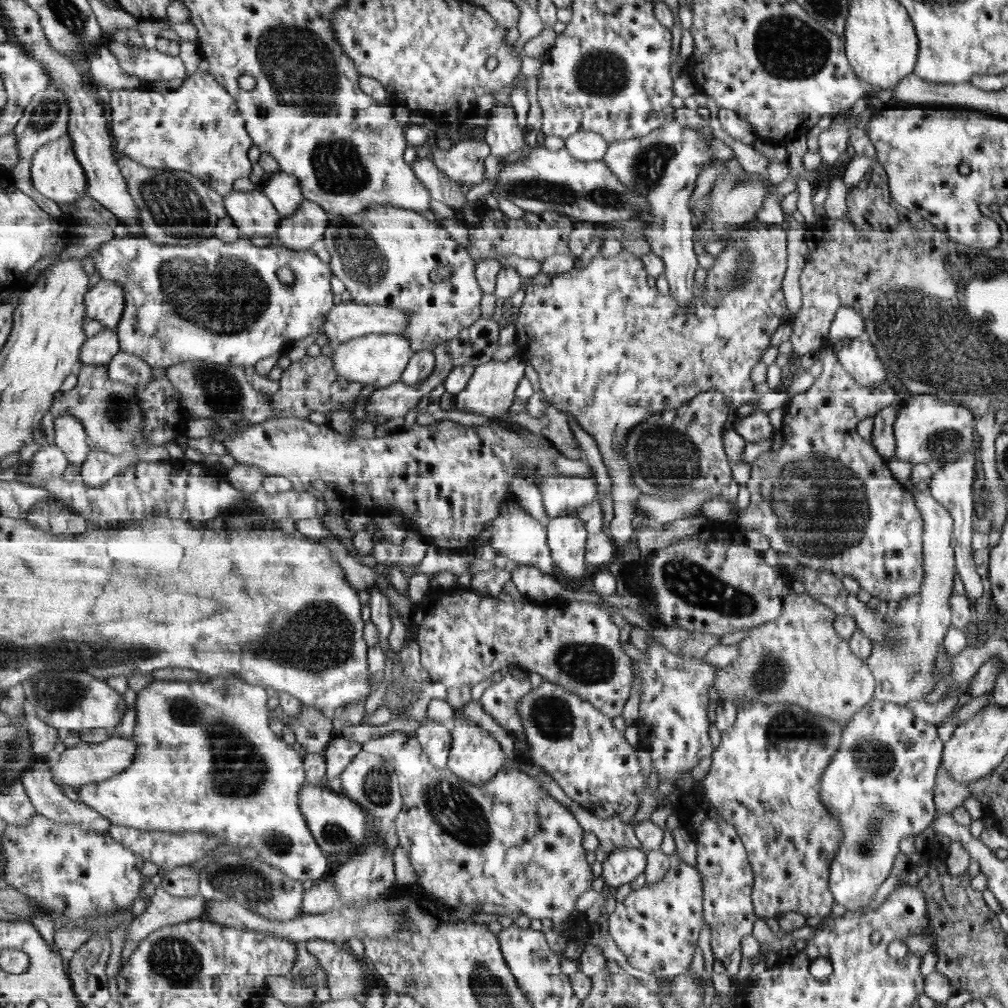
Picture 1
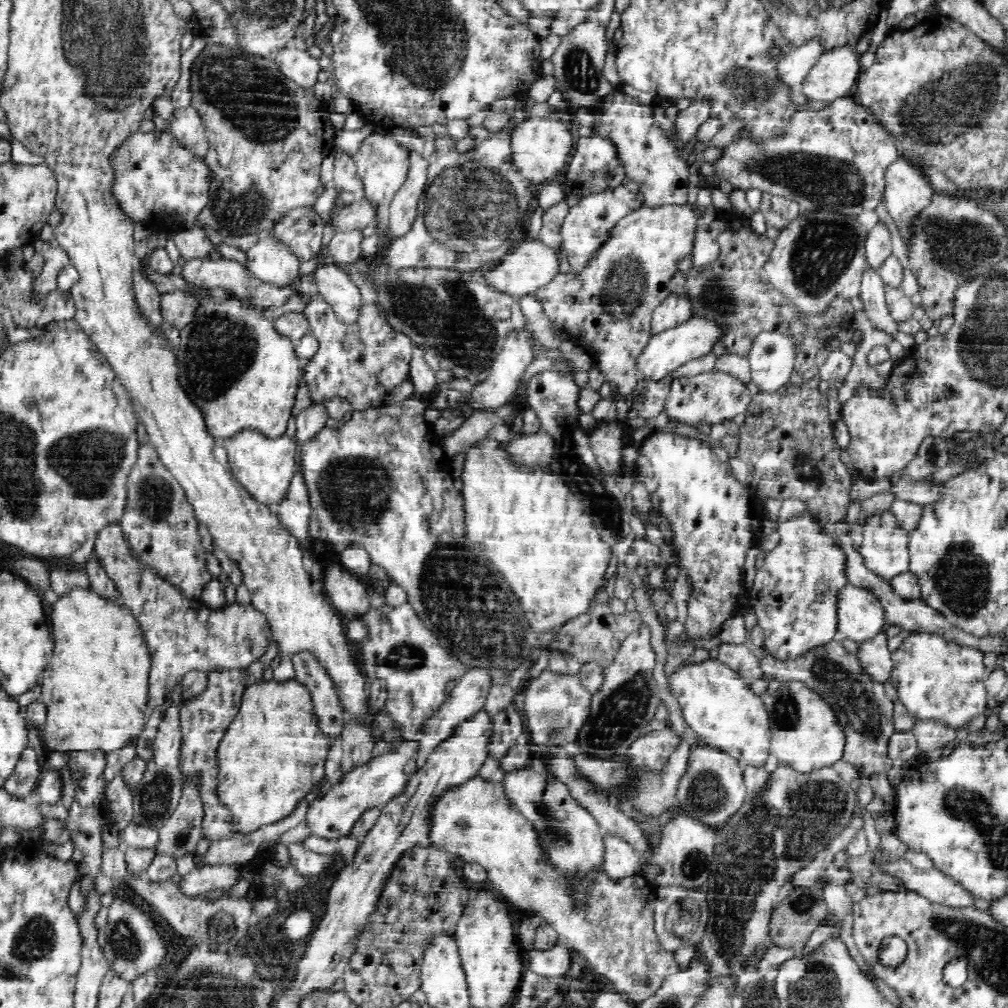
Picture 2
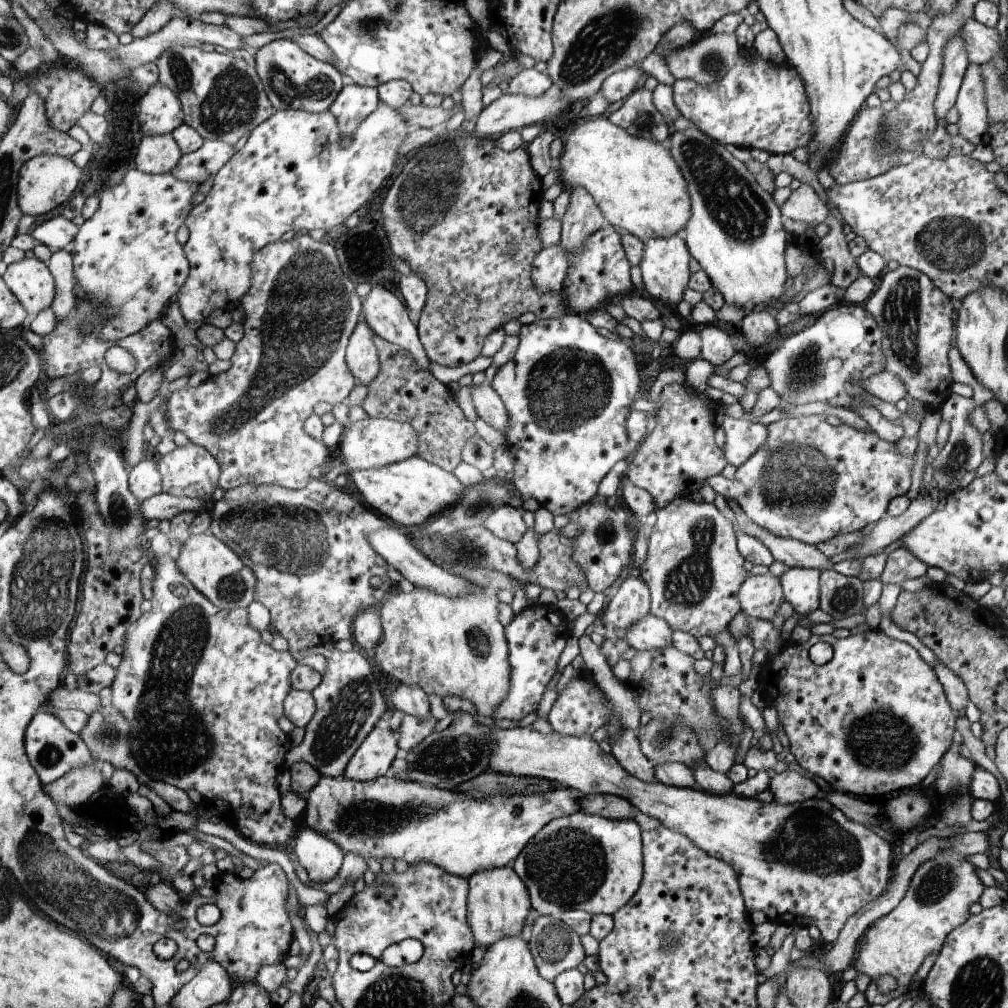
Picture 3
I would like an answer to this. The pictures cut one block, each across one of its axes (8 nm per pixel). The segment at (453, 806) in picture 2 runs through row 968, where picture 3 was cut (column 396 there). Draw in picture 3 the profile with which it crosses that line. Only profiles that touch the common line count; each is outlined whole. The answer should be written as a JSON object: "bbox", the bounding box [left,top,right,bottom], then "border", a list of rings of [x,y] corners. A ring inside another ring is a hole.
{"bbox":[375,588,513,718],"border":[[[415,588],[411,592],[395,592],[383,602],[381,618],[385,628],[385,638],[375,648],[375,660],[391,678],[401,684],[419,684],[427,694],[439,694],[441,698],[463,698],[471,700],[479,716],[493,718],[503,700],[509,698],[513,690],[513,662],[511,648],[505,636],[505,624],[499,618],[499,600],[495,592],[477,588],[467,596],[449,598],[433,590]]]}

